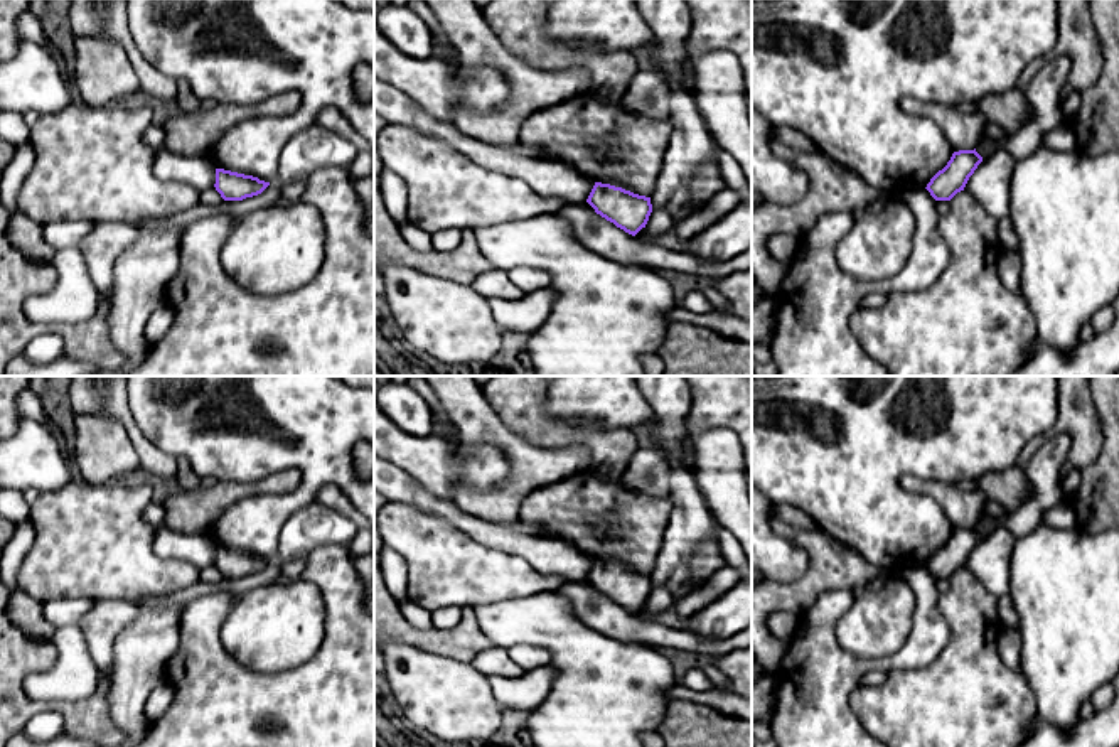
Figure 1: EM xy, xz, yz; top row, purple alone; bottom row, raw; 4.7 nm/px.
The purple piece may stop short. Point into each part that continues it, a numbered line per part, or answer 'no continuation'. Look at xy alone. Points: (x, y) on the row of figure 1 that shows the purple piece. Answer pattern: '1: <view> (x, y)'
no continuation

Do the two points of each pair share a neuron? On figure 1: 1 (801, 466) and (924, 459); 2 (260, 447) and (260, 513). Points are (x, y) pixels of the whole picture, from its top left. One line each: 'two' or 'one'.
1: one
2: one

